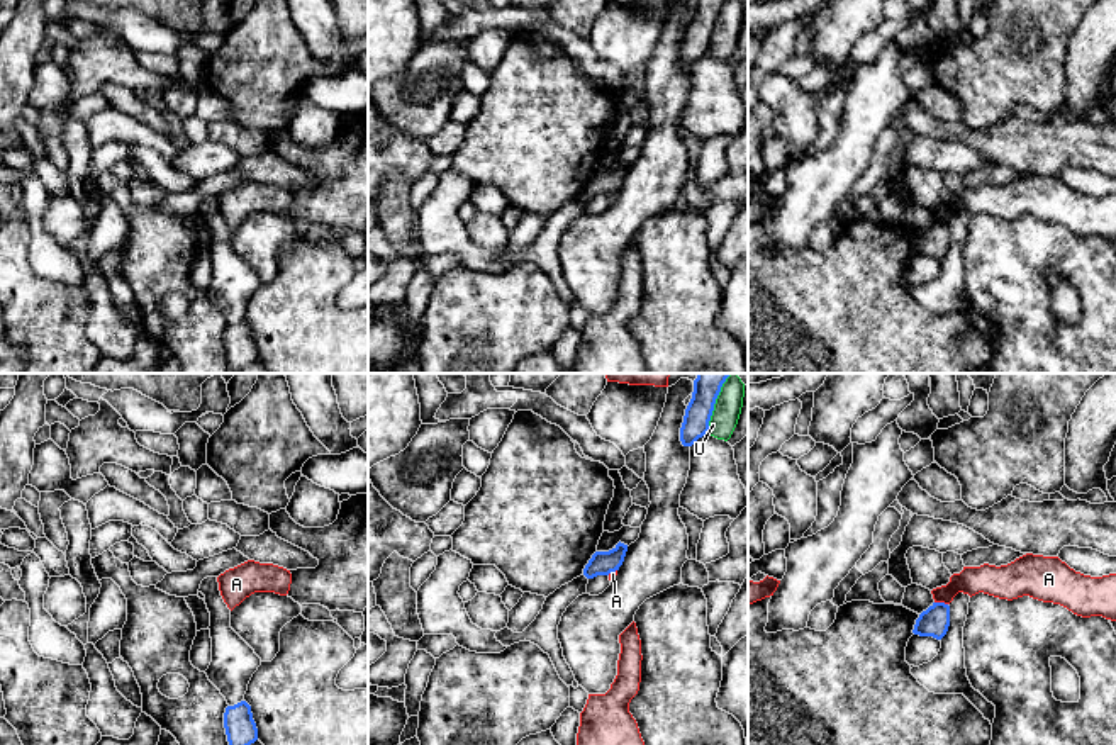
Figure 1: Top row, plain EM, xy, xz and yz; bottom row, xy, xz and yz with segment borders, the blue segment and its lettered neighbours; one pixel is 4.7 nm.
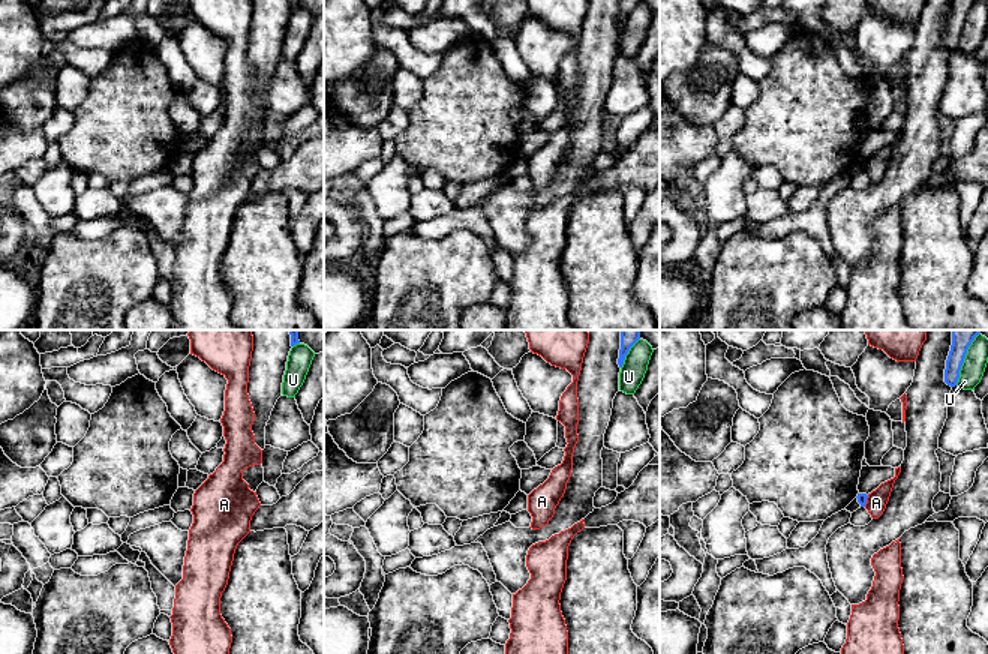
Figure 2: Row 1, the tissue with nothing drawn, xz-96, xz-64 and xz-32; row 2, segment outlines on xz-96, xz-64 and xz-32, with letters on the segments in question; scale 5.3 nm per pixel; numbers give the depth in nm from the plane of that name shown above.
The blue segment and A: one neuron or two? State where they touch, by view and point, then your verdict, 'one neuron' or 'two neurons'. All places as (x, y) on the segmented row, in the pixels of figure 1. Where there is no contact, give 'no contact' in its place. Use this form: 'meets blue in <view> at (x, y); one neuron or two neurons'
meets blue in yz at (942, 603); two neurons

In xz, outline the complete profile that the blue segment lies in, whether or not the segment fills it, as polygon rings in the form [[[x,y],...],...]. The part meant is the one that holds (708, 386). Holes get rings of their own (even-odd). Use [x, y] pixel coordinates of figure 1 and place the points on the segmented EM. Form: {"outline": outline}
{"outline": [[[697,373],[692,399],[685,409],[680,428],[680,441],[684,446],[692,446],[699,438],[707,434],[716,399],[729,375],[731,373]]]}

